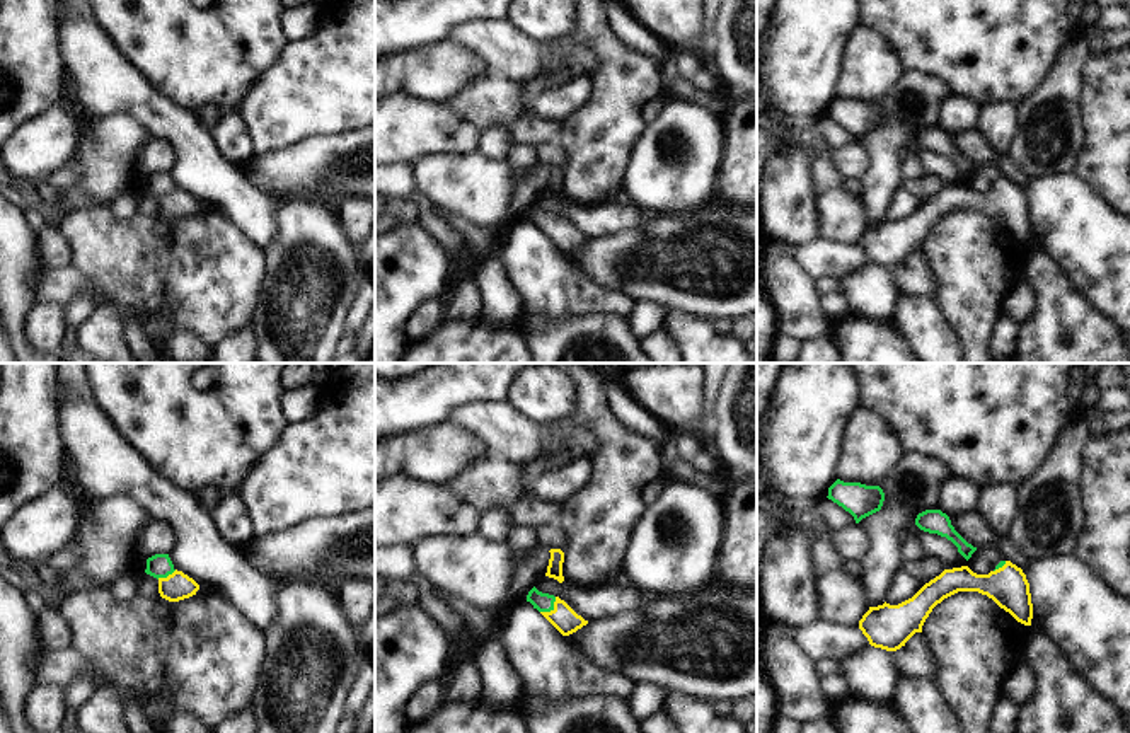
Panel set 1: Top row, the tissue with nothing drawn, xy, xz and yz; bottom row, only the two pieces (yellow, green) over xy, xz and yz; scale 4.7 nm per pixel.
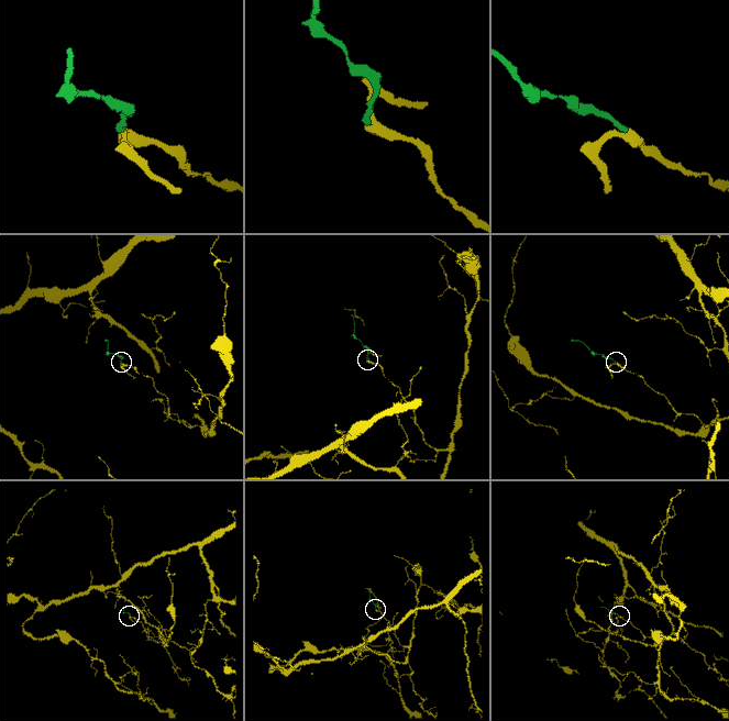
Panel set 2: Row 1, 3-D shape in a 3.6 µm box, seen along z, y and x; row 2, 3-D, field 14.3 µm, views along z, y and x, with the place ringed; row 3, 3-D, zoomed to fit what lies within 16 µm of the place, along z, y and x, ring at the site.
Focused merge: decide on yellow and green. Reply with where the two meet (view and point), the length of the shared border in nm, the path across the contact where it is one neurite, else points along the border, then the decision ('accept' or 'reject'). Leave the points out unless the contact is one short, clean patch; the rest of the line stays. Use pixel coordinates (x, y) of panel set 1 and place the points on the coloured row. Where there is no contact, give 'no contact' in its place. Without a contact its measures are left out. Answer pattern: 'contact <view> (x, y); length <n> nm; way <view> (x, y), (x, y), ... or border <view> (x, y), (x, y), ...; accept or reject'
contact xz (551, 611); length 110 nm; way xz (563, 617), (551, 611), (544, 602); accept

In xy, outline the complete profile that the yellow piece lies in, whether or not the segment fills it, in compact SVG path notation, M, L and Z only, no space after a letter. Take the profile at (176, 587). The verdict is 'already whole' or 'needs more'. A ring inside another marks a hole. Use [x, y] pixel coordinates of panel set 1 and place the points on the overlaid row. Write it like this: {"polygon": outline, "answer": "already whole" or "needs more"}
{"polygon": "M169 554L148 557L145 573L159 580L159 593L169 602L189 598L199 590L193 578L174 568Z", "answer": "needs more"}

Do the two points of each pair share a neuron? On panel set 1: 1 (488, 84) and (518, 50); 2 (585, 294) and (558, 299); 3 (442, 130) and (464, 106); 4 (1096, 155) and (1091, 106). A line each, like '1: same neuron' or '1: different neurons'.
1: different neurons
2: same neuron
3: different neurons
4: same neuron

